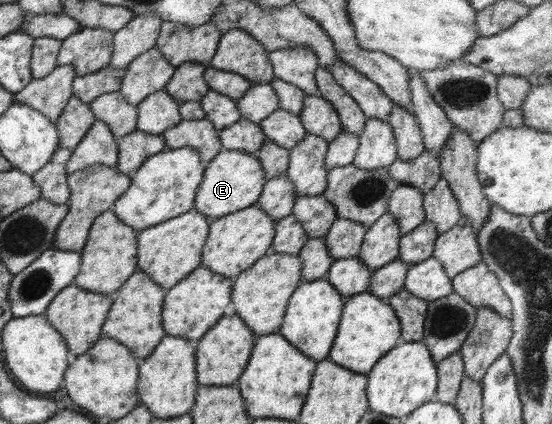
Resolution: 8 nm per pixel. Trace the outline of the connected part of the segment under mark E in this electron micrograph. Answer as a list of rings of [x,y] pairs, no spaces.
[[[223,149],[205,167],[202,182],[195,194],[193,209],[213,220],[253,206],[267,179],[262,163],[254,154]]]

